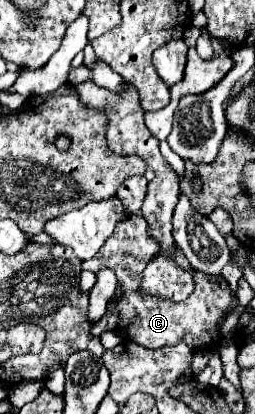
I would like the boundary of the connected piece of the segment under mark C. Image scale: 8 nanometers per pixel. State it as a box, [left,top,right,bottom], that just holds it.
[81,215,239,353]

